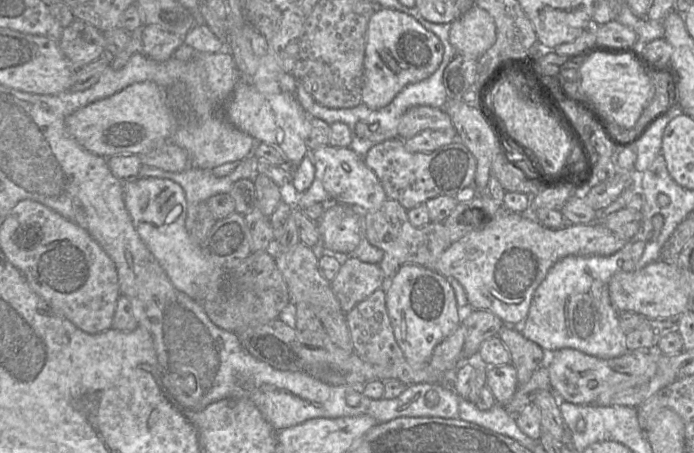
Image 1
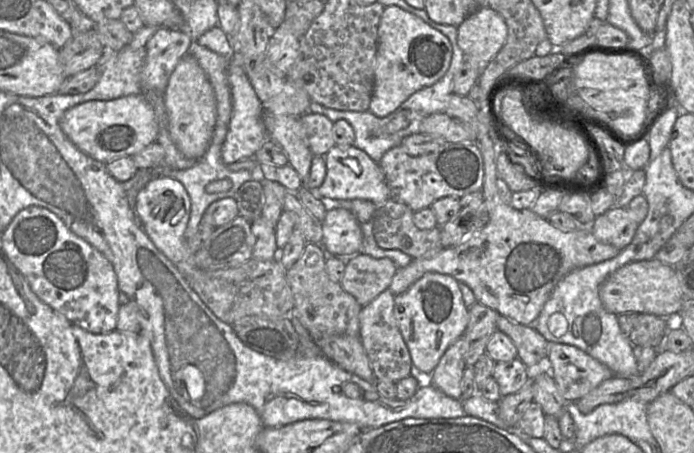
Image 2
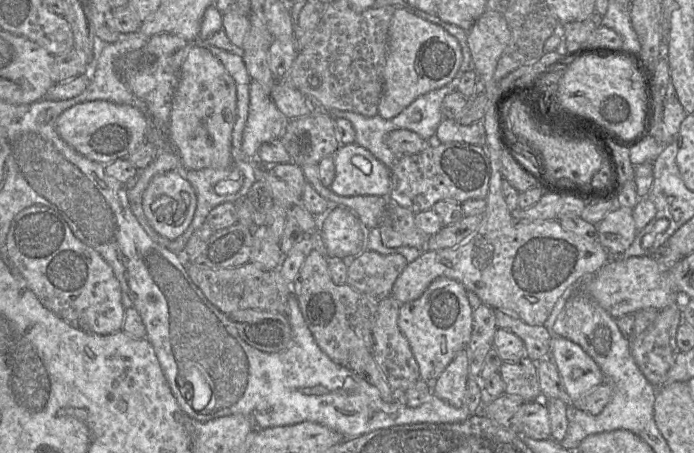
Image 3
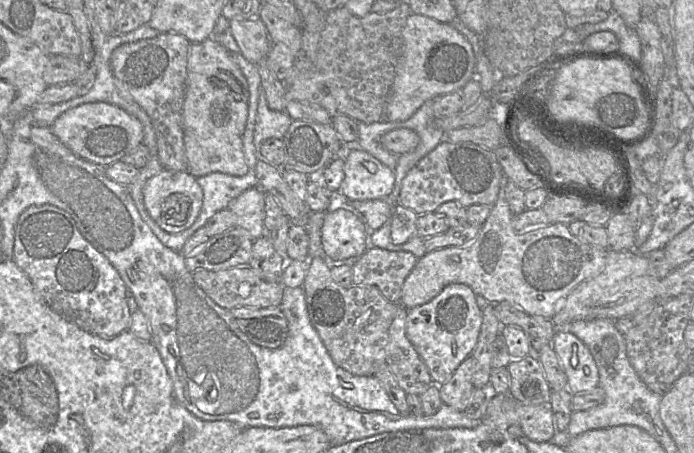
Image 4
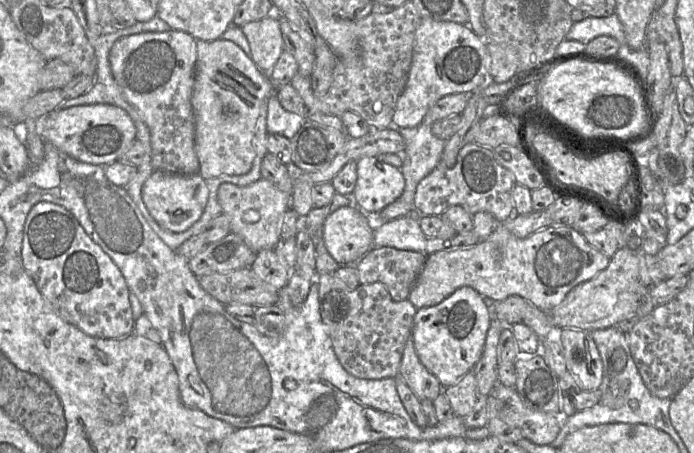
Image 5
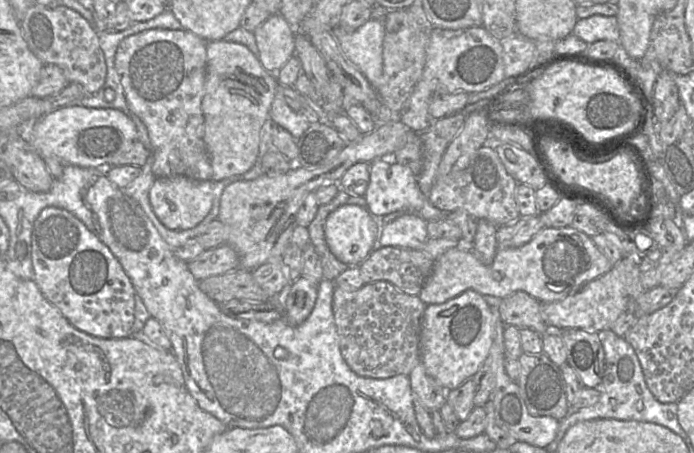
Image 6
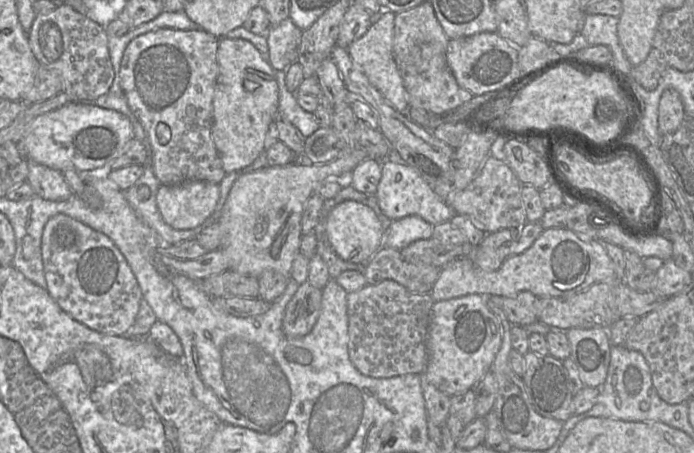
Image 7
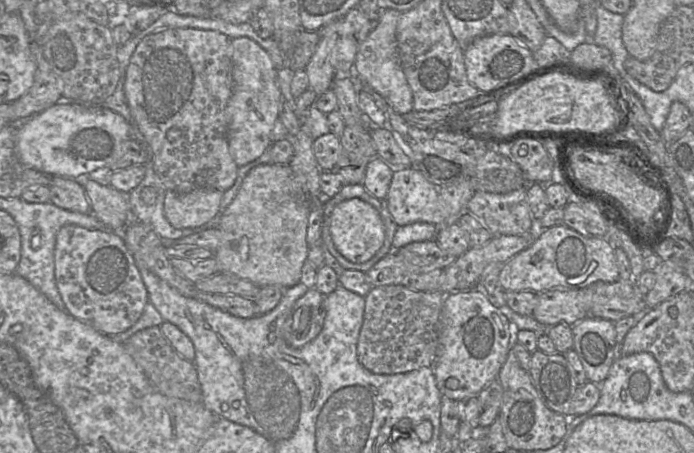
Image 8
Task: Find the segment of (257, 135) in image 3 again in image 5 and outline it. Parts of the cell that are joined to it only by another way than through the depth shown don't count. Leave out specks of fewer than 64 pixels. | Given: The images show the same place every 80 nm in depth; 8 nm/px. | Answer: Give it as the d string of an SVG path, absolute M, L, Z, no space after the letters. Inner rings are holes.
M273 94L267 99L267 132L280 134L289 140L297 133L306 120L293 112L286 111Z

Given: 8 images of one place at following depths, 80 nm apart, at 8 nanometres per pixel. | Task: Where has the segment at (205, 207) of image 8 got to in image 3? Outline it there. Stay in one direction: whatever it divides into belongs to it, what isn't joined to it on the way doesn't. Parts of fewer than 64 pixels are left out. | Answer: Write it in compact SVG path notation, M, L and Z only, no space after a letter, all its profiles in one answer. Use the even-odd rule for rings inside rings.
M182 167L179 170L155 176L148 184L142 196L142 208L149 224L158 234L170 240L177 239L186 231L193 220L197 207L197 196L195 190L191 183L181 174L181 171L184 170L187 169Z

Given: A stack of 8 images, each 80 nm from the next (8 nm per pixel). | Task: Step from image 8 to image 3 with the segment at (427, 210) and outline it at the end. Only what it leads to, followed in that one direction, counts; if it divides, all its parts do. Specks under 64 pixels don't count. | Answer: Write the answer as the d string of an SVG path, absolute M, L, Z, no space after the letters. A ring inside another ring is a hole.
M354 143L341 145L332 155L335 178L329 189L339 196L375 195L388 197L391 190L391 172L367 149ZM353 156L361 156L370 164L368 173L363 173L351 163Z

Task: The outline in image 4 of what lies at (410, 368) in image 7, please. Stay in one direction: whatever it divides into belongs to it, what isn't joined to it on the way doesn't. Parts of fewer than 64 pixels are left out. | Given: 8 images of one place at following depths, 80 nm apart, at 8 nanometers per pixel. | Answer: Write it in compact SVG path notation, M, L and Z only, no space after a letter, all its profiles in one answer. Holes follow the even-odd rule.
M310 257L302 285L308 314L333 362L356 376L373 376L374 365L383 364L389 343L389 327L402 307L384 298L374 286L343 288L331 277L331 267L324 257Z

